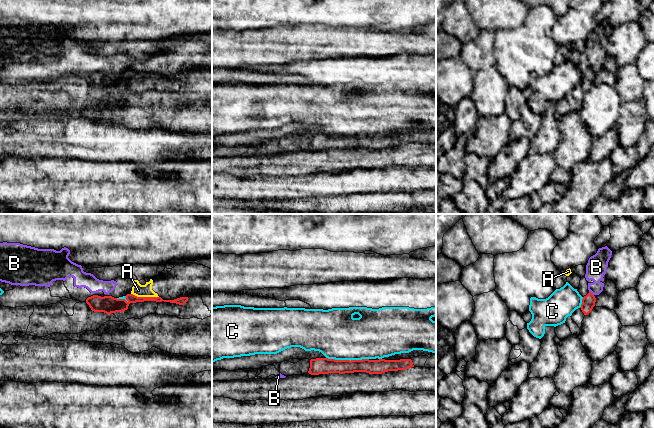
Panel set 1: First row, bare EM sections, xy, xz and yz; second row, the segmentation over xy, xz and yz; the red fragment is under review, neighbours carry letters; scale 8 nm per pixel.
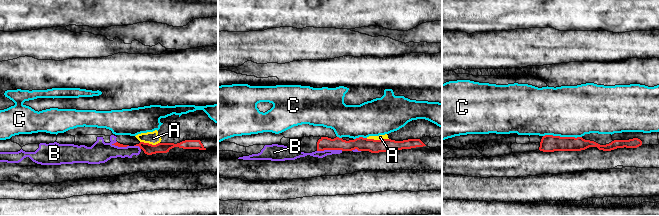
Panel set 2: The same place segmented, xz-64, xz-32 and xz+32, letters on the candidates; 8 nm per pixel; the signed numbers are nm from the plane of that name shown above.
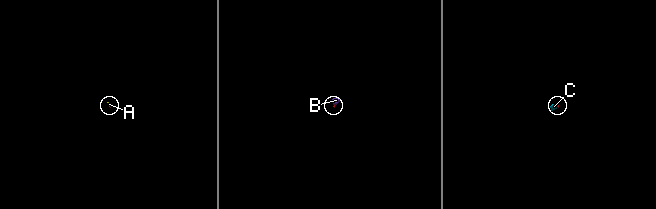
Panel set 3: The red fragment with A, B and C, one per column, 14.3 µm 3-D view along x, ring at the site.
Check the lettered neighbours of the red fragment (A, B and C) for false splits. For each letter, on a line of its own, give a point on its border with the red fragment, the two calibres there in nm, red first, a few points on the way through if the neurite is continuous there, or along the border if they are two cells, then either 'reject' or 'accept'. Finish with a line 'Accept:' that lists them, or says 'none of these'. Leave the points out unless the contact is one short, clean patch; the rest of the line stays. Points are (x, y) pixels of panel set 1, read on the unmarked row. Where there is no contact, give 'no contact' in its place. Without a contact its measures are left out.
A: xy (145, 73) | 110/100 nm | along xy (131, 69), (137, 72), (158, 73) | reject
B: yz (591, 69) | 110/160 nm | along yz (589, 67), (593, 71) | reject
C: xz (347, 136) | 130/380 nm | along xz (326, 133), (342, 136), (368, 135) | reject
Accept: none of these

